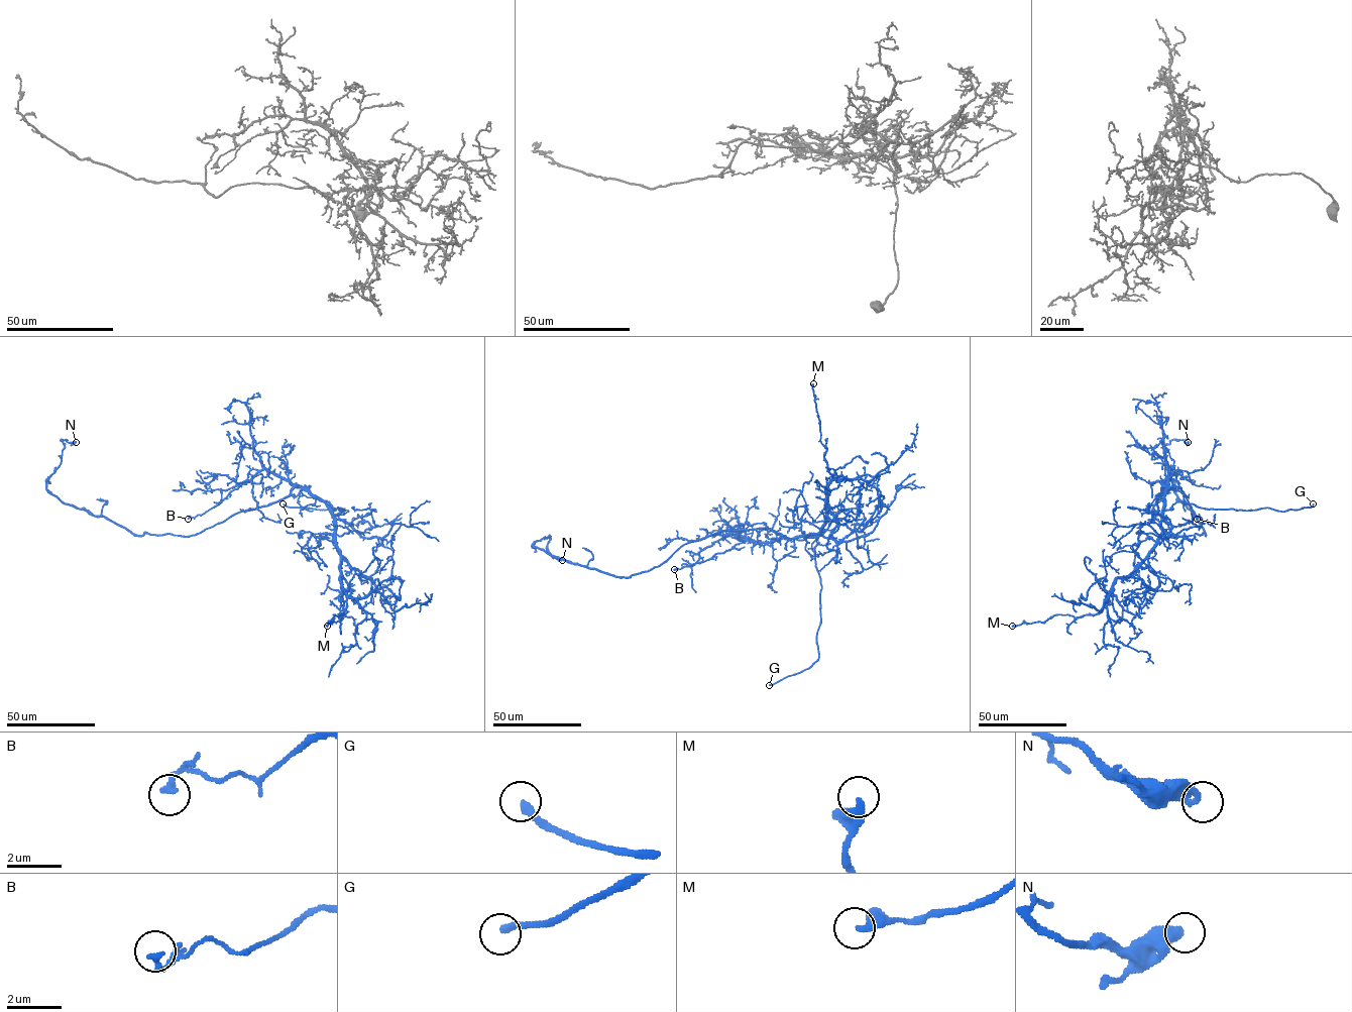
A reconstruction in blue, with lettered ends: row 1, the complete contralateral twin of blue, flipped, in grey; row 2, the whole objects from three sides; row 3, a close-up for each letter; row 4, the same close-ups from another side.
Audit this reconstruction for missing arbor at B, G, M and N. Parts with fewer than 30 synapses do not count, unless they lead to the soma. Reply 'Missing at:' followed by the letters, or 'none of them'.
Missing at: G

